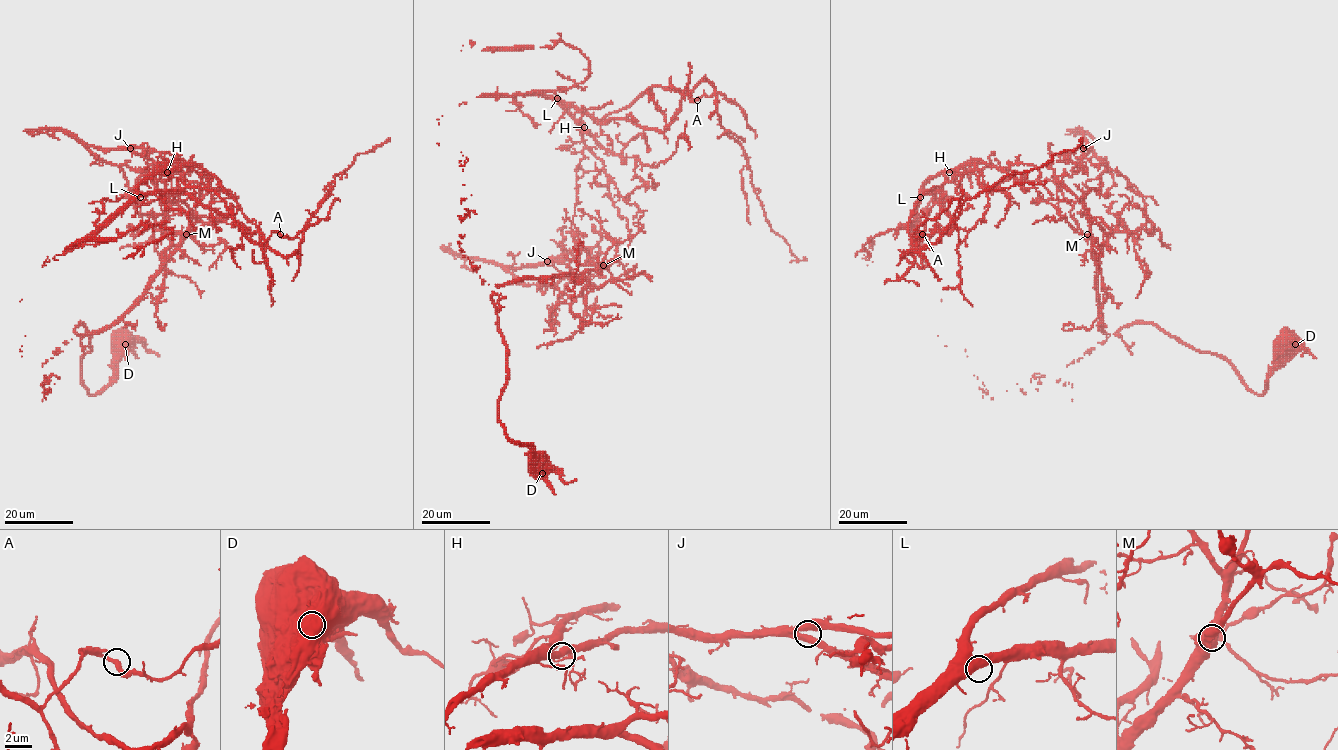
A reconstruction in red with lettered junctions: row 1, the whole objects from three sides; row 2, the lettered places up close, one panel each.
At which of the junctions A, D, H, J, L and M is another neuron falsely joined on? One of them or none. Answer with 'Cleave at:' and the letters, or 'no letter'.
Cleave at: no letter

